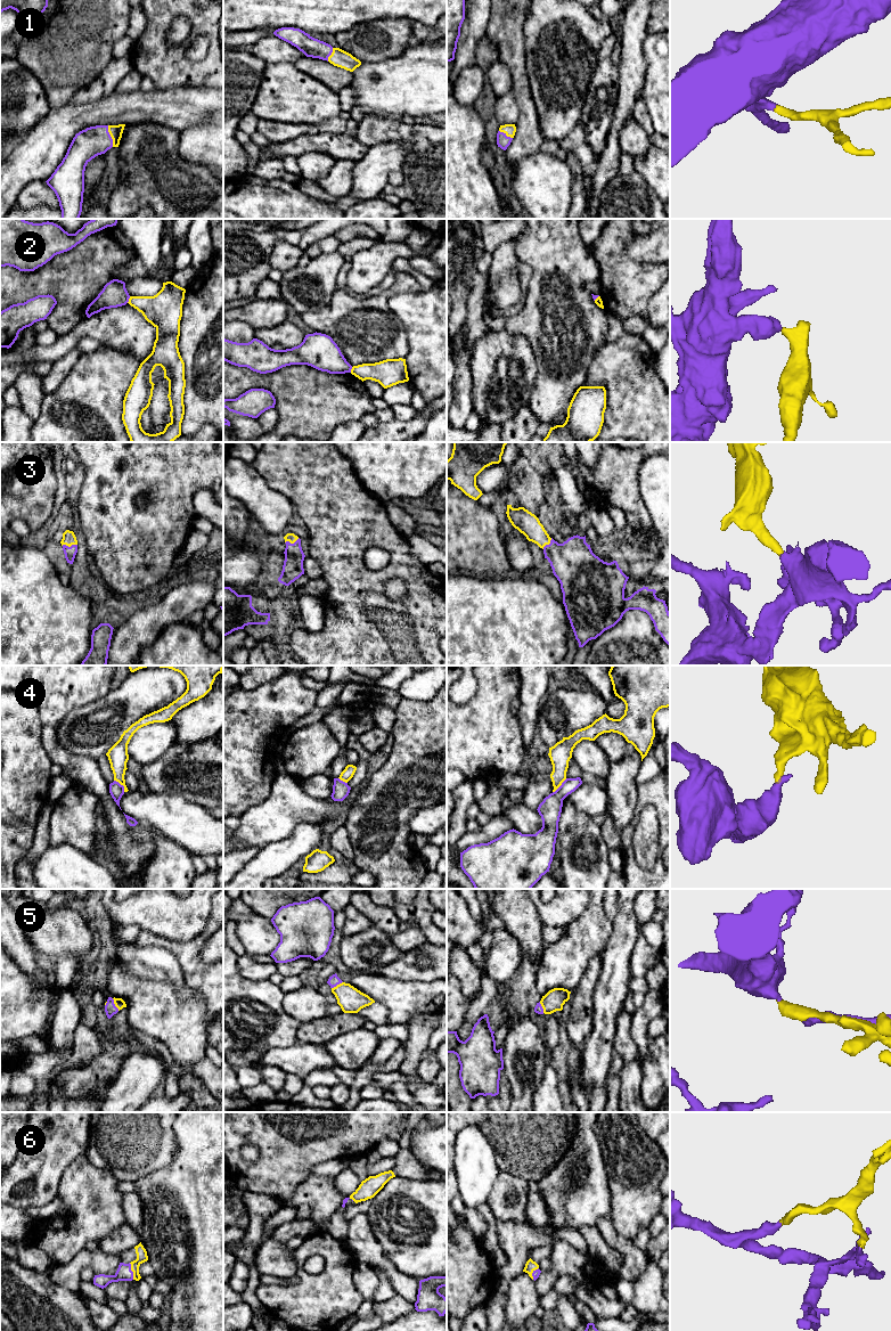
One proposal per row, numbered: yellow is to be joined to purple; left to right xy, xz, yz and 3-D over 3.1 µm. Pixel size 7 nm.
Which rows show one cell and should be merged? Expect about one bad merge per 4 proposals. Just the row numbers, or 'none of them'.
1, 3, 5, 6

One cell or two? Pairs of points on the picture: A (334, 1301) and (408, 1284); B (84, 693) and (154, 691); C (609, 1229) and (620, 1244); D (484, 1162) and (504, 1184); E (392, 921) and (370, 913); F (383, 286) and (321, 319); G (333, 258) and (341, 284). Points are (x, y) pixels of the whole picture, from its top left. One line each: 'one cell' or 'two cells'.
A: two cells
B: two cells
C: one cell
D: two cells
E: one cell
F: two cells
G: two cells

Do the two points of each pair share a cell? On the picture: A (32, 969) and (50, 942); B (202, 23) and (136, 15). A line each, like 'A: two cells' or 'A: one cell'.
A: one cell
B: two cells

